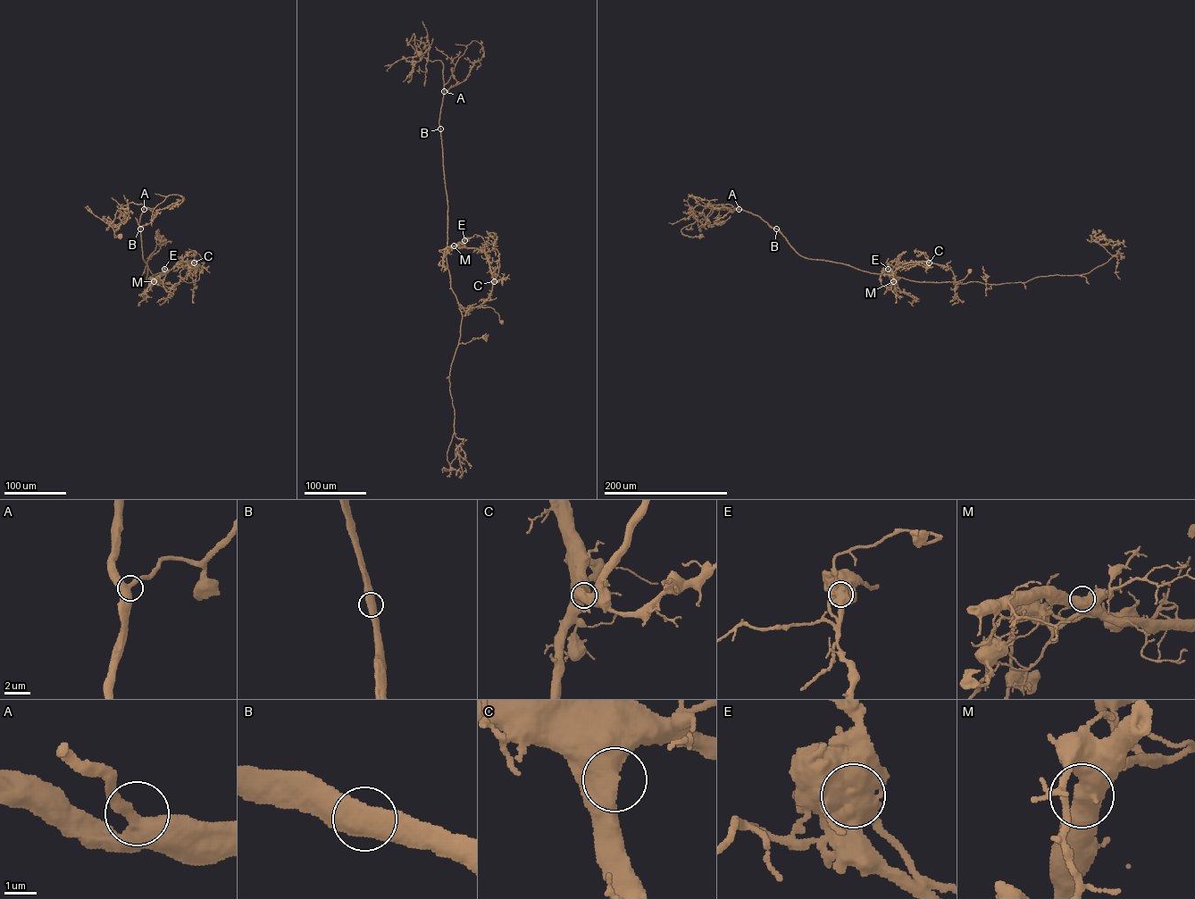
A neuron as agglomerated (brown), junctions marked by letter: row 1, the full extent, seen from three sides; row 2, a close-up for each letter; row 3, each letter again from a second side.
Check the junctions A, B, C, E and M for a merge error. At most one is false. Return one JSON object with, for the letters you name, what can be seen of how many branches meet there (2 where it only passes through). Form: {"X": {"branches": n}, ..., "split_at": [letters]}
{"E": {"branches": 1}, "split_at": ["E"]}

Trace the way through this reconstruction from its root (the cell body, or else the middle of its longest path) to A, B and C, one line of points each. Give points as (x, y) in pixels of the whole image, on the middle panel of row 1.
A: (420, 53), (414, 45), (413, 33), (409, 43), (416, 54), (432, 62), (440, 60), (443, 64), (444, 91)
B: (420, 53), (413, 33), (409, 43), (416, 54), (443, 64), (440, 129)
C: (420, 53), (413, 33), (416, 54), (443, 65), (447, 253), (480, 250), (494, 281)

